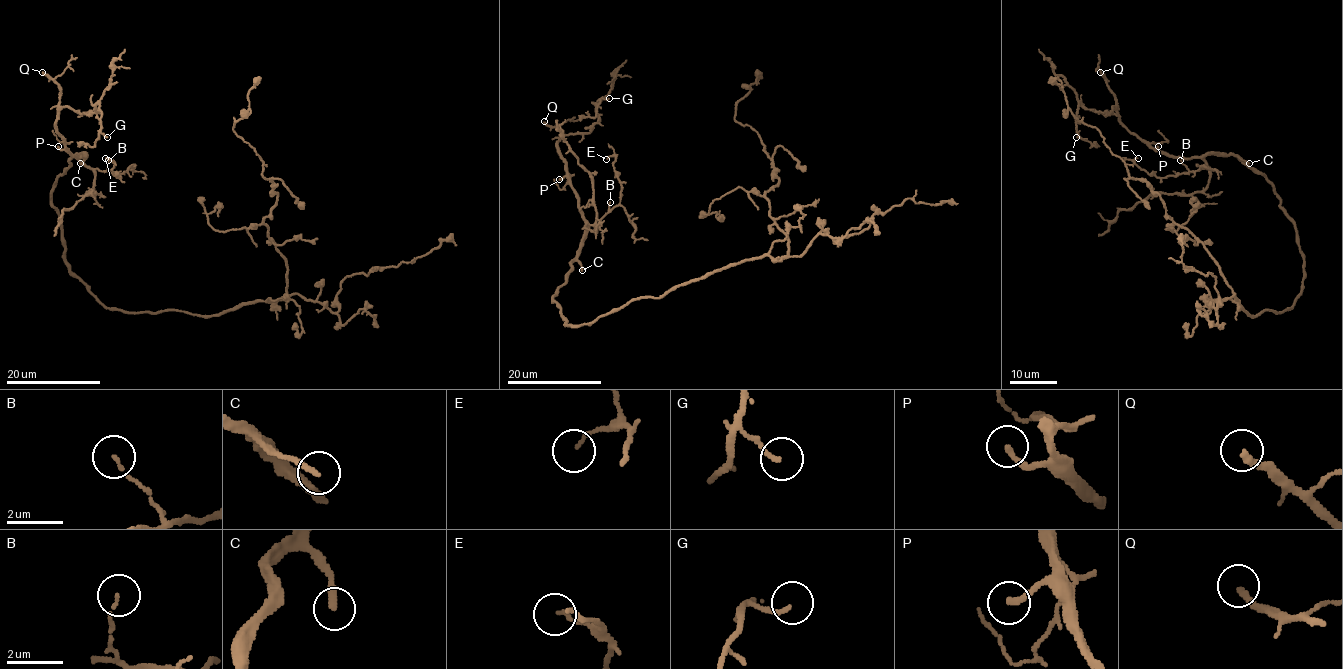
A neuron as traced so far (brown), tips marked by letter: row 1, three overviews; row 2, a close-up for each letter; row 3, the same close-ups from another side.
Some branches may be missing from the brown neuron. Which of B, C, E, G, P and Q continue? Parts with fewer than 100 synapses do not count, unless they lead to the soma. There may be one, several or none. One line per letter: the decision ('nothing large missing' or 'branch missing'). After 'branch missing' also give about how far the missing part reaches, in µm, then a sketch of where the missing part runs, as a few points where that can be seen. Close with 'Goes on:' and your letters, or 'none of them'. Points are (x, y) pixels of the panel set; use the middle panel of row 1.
B: nothing large missing
C: branch missing | 80 µm
E: nothing large missing
G: nothing large missing
P: nothing large missing
Q: nothing large missing
Goes on: C

